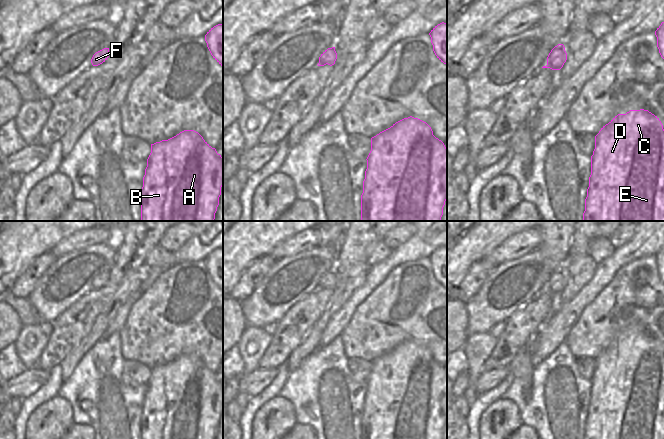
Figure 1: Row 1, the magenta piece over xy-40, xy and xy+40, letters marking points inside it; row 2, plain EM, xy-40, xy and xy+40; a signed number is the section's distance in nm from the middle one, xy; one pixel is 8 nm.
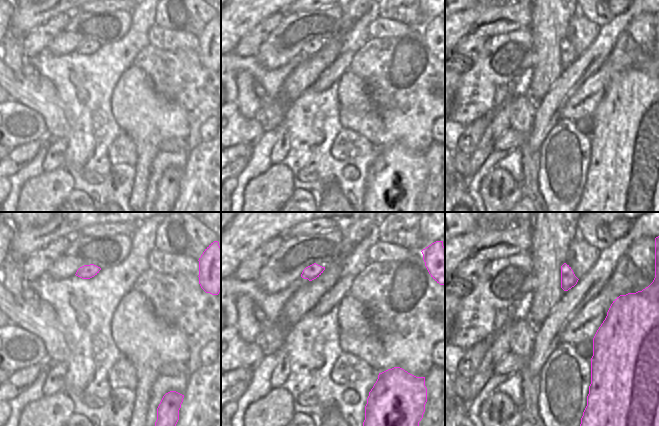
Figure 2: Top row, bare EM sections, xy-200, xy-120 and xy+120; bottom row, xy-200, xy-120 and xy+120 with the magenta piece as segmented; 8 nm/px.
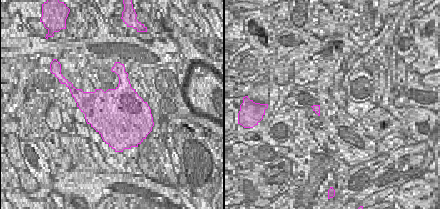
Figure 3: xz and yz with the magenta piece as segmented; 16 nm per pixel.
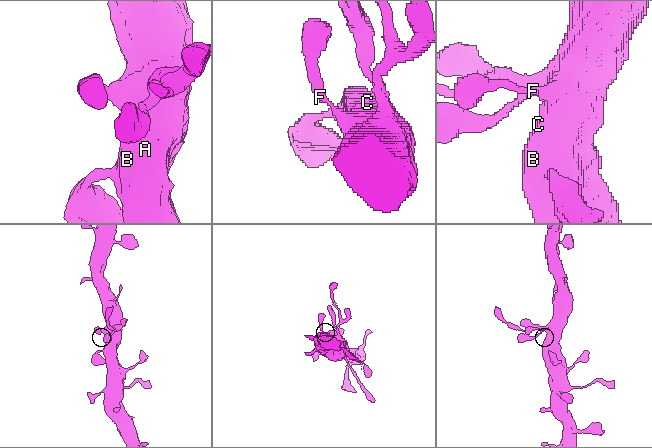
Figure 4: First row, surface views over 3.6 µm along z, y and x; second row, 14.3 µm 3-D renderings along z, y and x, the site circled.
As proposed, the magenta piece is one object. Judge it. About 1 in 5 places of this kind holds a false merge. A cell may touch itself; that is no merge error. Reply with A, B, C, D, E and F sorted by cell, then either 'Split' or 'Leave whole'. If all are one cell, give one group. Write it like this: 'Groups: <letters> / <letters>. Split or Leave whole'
Groups: A B C D E F. Leave whole.

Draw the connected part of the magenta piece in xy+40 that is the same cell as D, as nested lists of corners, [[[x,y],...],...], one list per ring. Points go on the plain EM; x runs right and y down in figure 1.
[[[648,334],[618,338],[595,360],[583,439],[664,439],[664,353]]]

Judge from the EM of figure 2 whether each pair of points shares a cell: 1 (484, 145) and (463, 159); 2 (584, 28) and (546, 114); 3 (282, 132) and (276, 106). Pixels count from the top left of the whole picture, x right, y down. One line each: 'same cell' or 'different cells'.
1: different cells
2: different cells
3: different cells

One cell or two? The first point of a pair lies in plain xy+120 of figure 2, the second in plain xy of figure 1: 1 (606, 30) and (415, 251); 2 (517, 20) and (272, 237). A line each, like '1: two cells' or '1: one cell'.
1: one cell
2: two cells

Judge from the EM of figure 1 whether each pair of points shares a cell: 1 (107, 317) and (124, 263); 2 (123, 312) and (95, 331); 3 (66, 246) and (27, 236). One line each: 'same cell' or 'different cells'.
1: different cells
2: different cells
3: different cells

